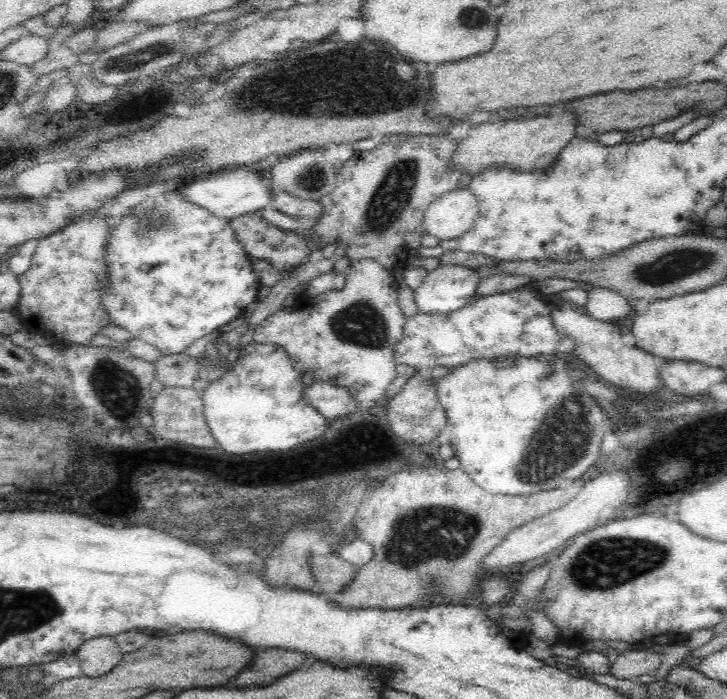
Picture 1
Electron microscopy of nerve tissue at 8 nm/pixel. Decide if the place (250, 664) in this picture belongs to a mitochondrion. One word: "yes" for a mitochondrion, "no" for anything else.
no

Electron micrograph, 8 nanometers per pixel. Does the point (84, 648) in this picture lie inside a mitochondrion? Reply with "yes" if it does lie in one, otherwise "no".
no

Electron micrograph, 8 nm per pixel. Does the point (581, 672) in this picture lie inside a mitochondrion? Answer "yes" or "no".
no

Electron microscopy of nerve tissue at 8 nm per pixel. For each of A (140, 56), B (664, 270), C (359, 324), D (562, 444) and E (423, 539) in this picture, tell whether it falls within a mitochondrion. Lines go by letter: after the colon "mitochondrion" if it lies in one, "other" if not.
A: mitochondrion
B: mitochondrion
C: mitochondrion
D: mitochondrion
E: mitochondrion

